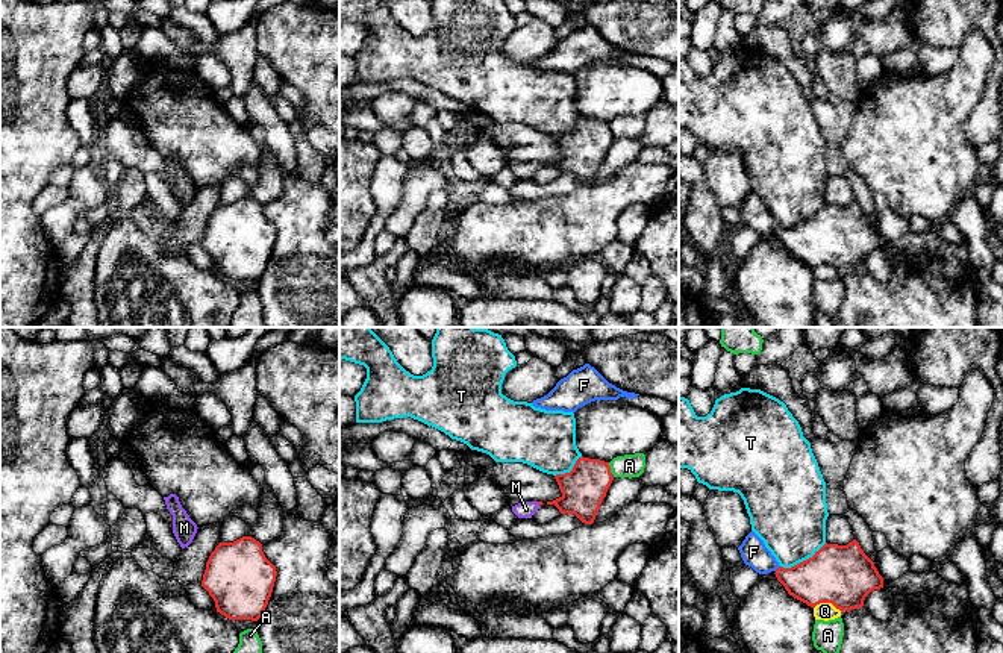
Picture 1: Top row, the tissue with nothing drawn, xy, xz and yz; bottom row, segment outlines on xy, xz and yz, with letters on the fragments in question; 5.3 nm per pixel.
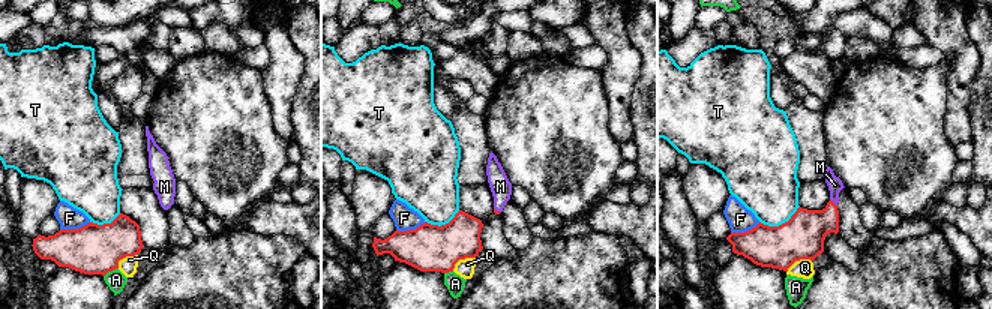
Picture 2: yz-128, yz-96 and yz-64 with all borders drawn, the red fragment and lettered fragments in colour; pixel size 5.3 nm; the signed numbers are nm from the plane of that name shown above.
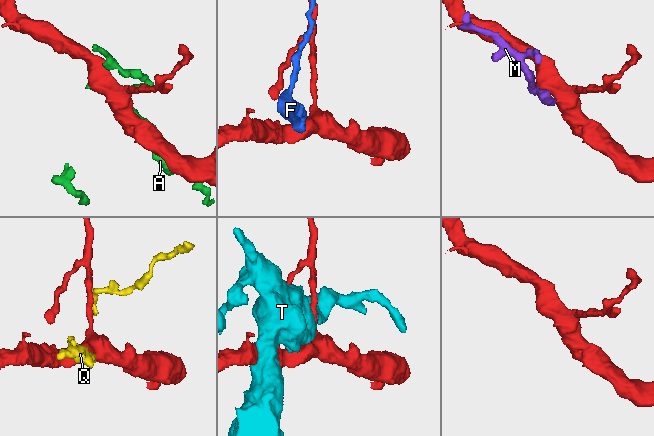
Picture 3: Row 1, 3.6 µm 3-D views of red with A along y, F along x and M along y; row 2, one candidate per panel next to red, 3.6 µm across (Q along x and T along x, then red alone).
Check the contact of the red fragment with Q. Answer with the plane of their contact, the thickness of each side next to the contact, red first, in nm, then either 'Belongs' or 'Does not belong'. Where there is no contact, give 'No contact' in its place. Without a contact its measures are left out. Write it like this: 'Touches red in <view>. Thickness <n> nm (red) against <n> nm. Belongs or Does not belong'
Touches red in yz. Thickness 320 nm (red) against 100 nm. Does not belong

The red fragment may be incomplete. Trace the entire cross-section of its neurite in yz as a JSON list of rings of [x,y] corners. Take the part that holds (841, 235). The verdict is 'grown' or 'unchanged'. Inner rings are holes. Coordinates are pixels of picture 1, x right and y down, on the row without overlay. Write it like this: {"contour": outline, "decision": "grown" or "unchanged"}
{"contour": [[[856,200],[847,206],[826,203],[812,218],[791,229],[779,227],[774,235],[794,259],[811,268],[832,264],[841,273],[862,268],[871,252],[883,248],[883,238]]], "decision": "unchanged"}

